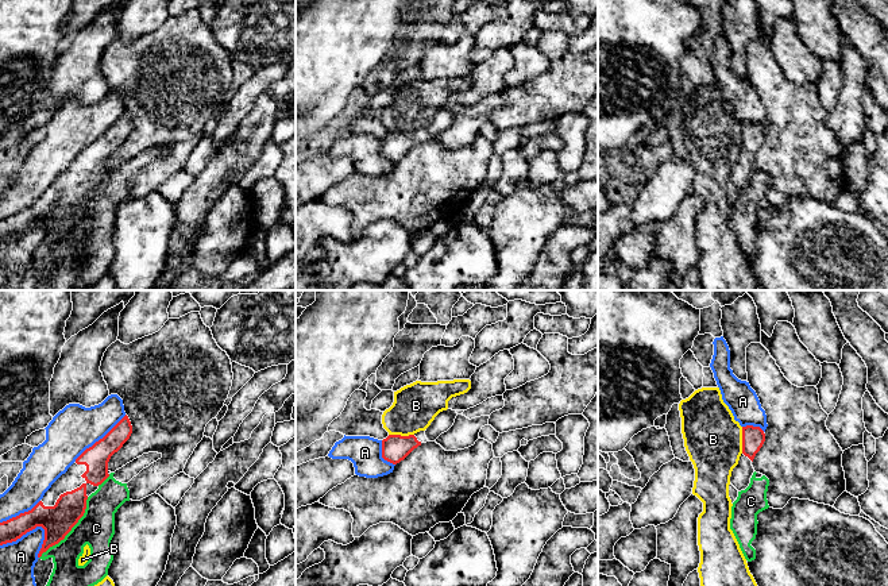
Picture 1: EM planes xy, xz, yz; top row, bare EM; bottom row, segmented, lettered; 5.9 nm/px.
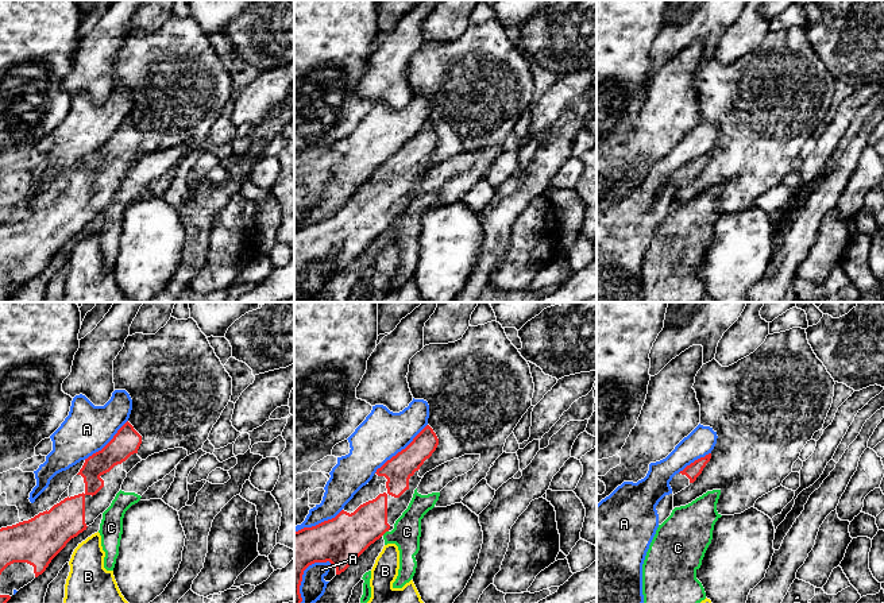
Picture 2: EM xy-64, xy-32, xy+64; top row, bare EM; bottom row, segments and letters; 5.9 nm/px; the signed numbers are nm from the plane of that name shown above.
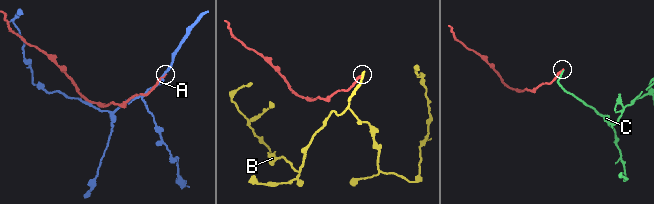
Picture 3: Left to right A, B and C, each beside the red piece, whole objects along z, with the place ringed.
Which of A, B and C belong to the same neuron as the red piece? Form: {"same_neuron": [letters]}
{"same_neuron": []}

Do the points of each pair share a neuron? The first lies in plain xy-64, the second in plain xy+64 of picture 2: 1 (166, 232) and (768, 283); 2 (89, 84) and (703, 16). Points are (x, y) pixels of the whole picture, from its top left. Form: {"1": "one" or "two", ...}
{"1": "two", "2": "two"}

